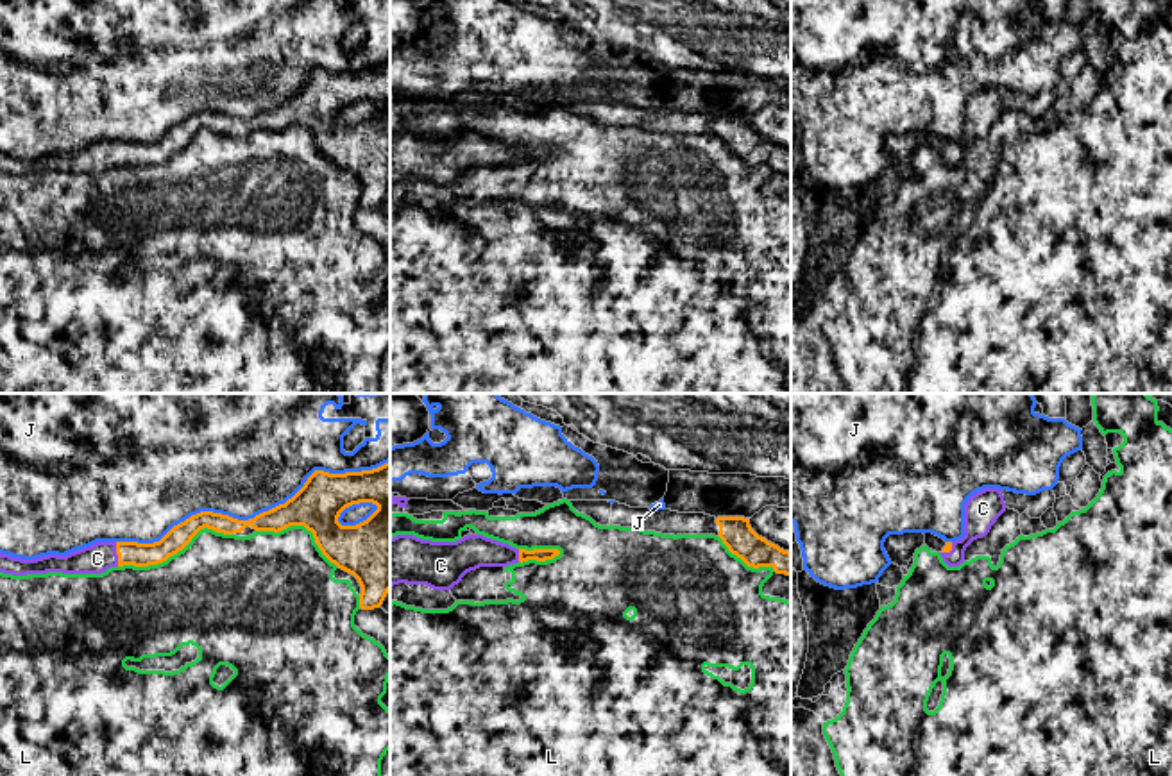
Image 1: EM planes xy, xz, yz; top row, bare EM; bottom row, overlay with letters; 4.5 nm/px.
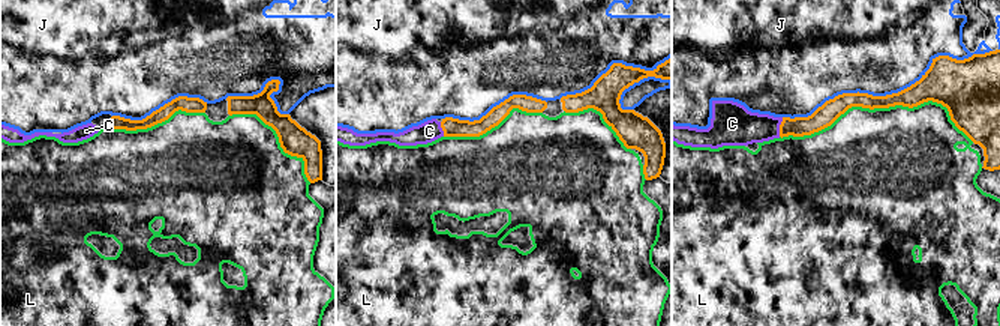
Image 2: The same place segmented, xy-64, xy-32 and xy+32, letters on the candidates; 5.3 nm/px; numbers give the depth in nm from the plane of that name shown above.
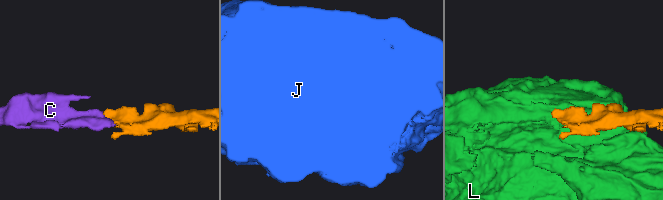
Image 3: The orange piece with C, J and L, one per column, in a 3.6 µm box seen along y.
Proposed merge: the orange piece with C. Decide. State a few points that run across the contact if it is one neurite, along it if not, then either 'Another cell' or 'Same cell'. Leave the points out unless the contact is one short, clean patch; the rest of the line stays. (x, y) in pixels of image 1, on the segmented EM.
Line: xy (129, 553), (117, 553), (97, 558). Same cell

